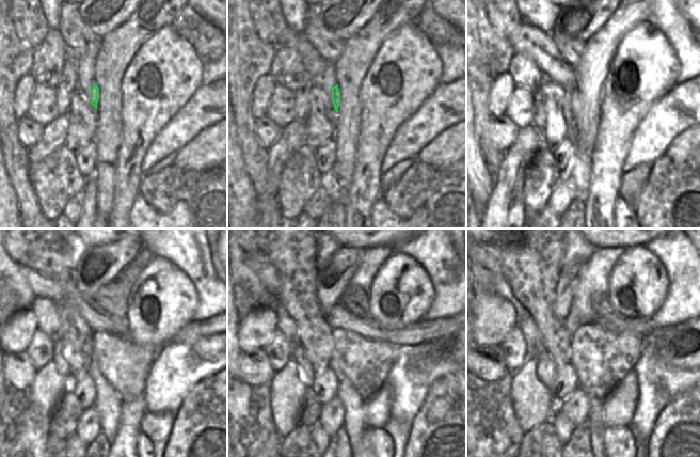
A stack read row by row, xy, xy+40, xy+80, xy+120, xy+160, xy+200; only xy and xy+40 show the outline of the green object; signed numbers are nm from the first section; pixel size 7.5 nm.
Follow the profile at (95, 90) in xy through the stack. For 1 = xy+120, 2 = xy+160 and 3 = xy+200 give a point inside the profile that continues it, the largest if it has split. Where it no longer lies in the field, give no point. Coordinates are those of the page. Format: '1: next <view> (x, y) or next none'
1: next xy+120 (126, 365)
2: next xy+160 (366, 363)
3: next xy+200 (602, 359)

